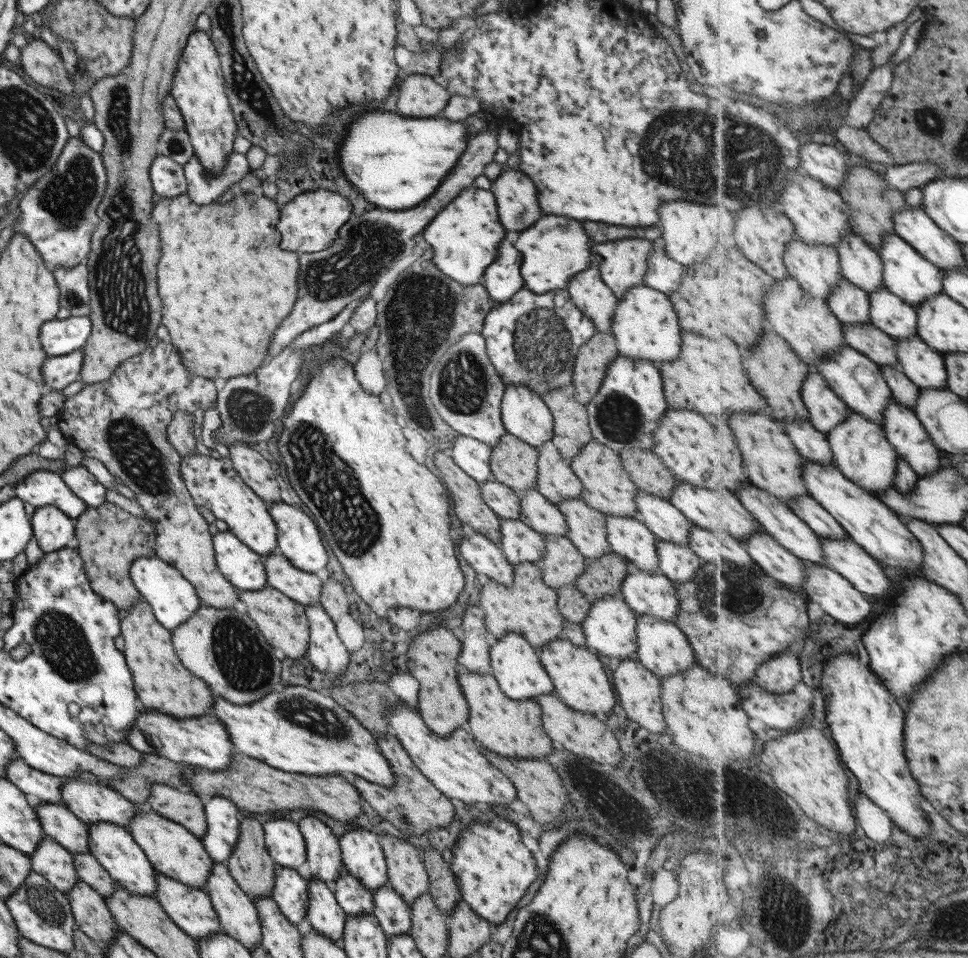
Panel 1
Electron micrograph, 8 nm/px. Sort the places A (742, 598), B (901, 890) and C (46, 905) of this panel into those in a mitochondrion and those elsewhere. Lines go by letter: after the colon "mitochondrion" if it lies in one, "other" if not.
A: mitochondrion
B: mitochondrion
C: mitochondrion

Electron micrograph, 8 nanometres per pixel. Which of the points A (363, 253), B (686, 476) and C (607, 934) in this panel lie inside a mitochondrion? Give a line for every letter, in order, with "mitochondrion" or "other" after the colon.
A: mitochondrion
B: other
C: other

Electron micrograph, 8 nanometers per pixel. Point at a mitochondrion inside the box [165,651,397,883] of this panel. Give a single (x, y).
(318, 719)

